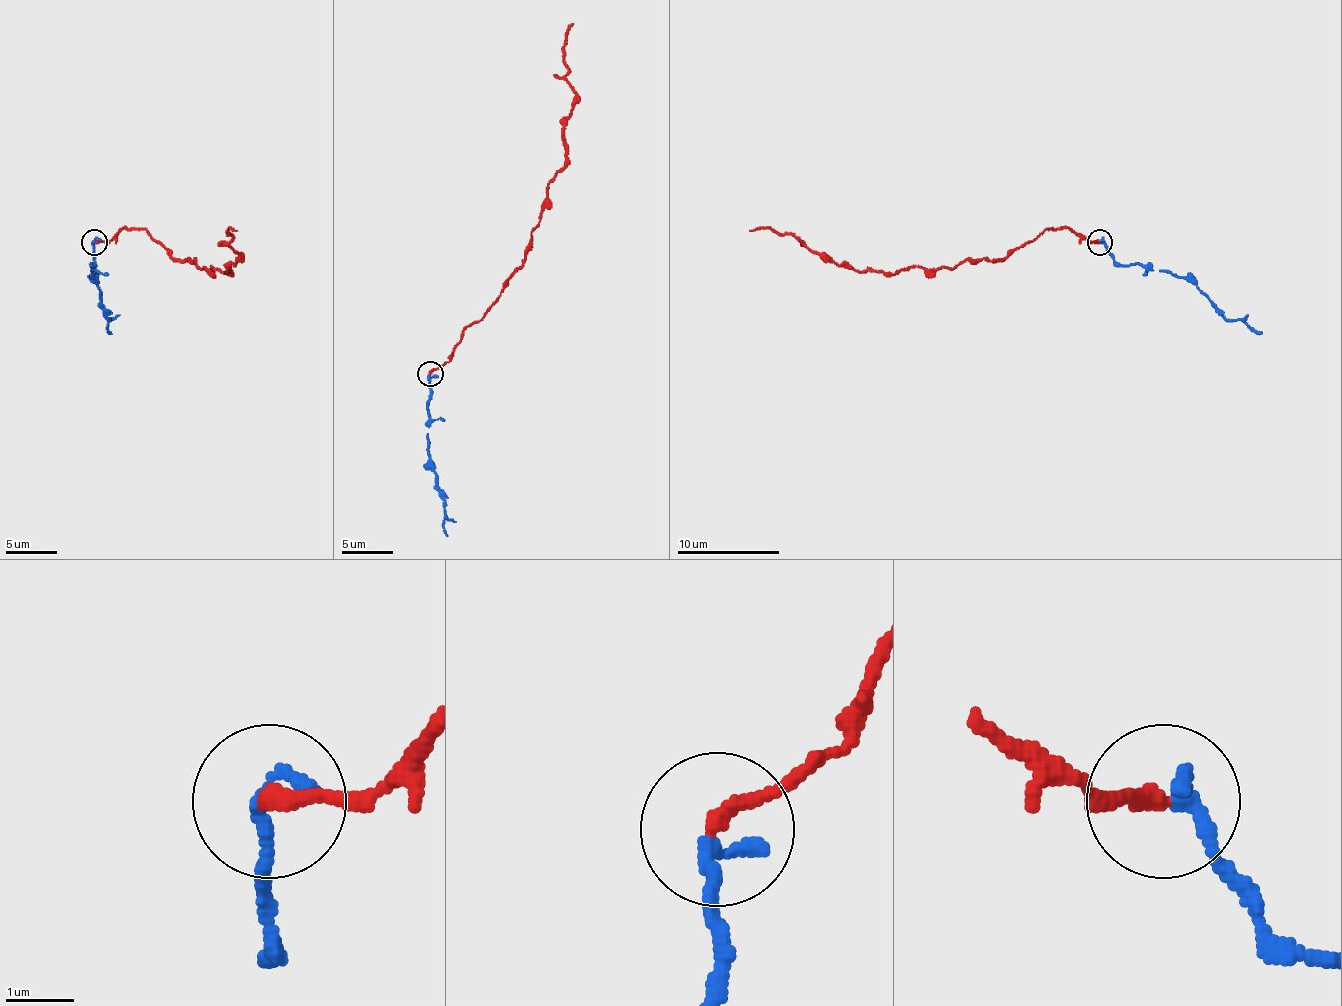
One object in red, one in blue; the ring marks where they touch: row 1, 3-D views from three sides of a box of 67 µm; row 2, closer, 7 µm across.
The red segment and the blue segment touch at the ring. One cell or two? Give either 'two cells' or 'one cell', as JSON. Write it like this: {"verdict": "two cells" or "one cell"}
{"verdict": "one cell"}

